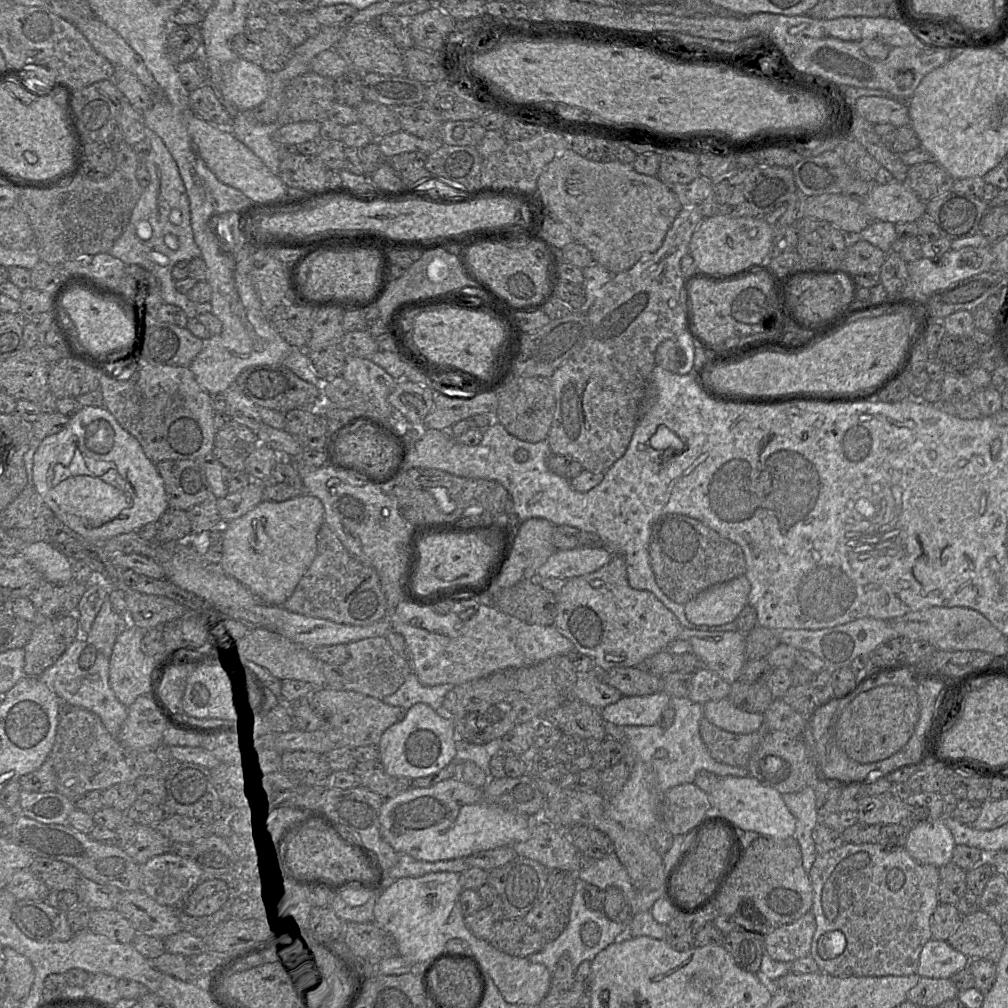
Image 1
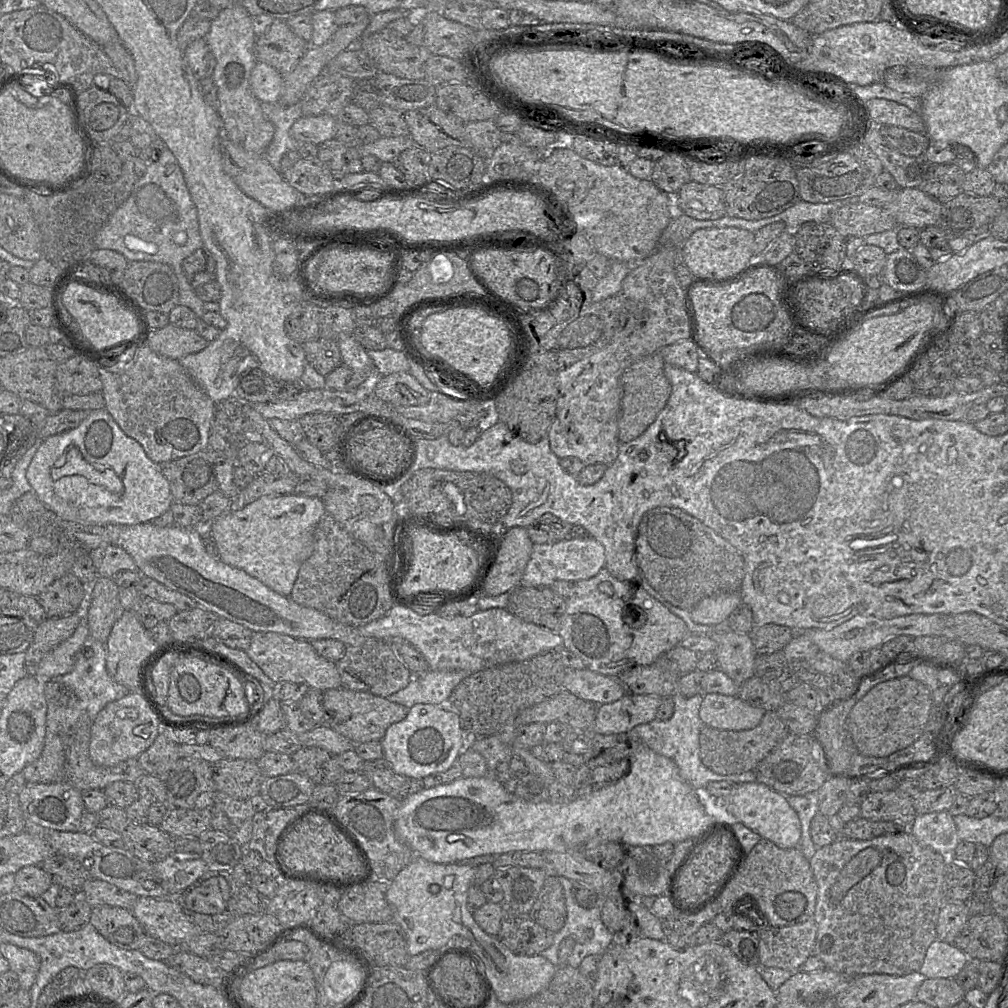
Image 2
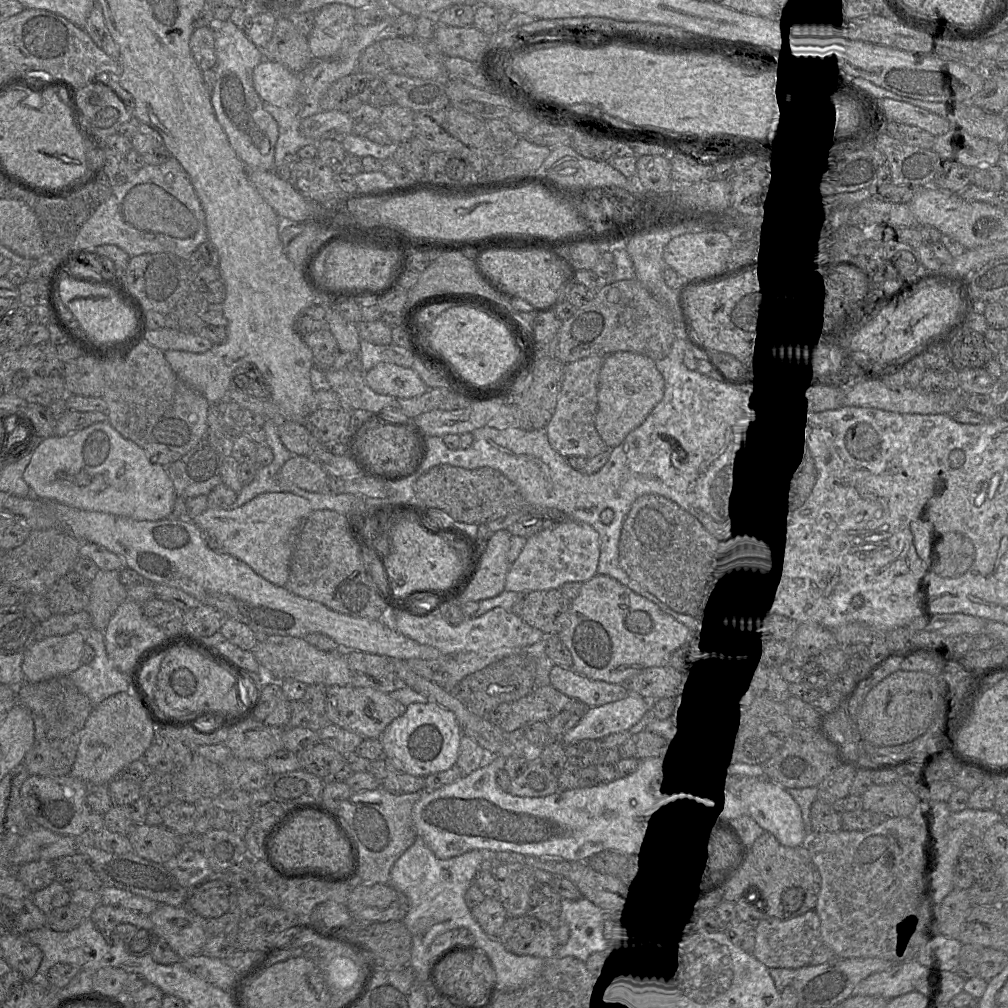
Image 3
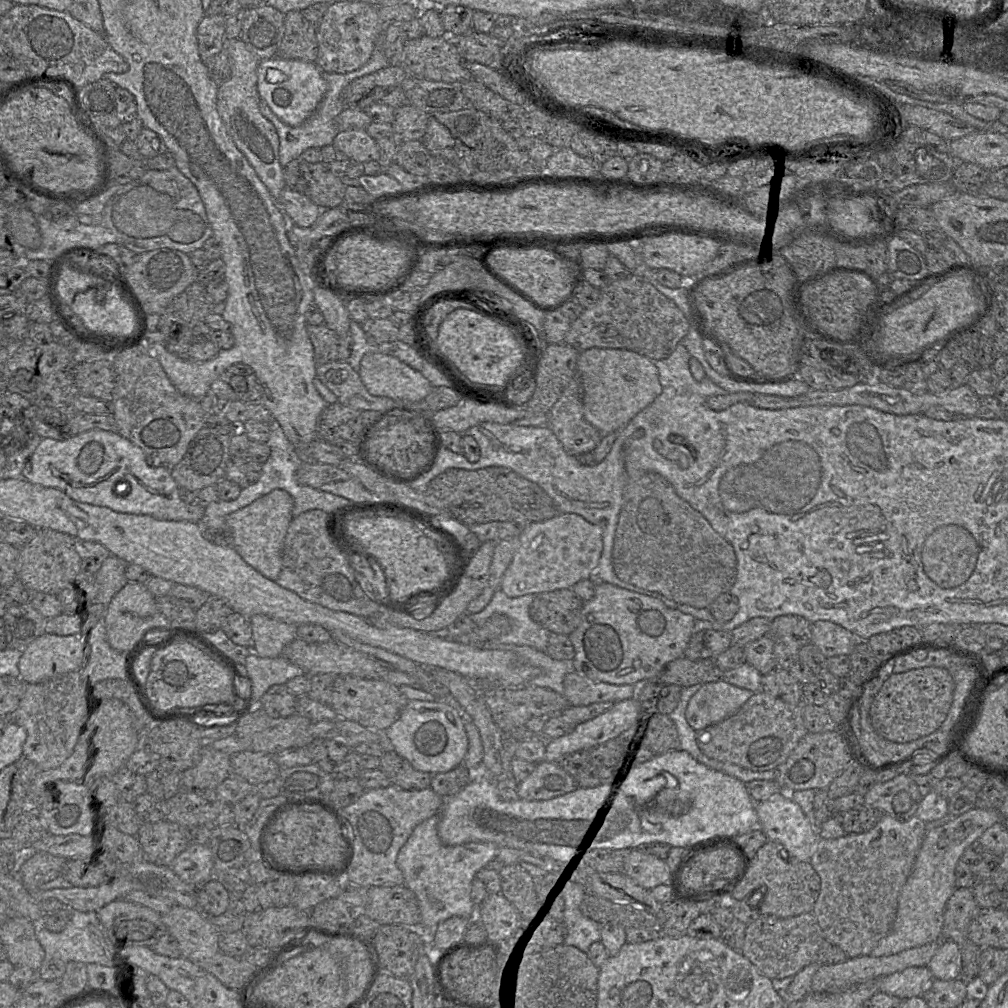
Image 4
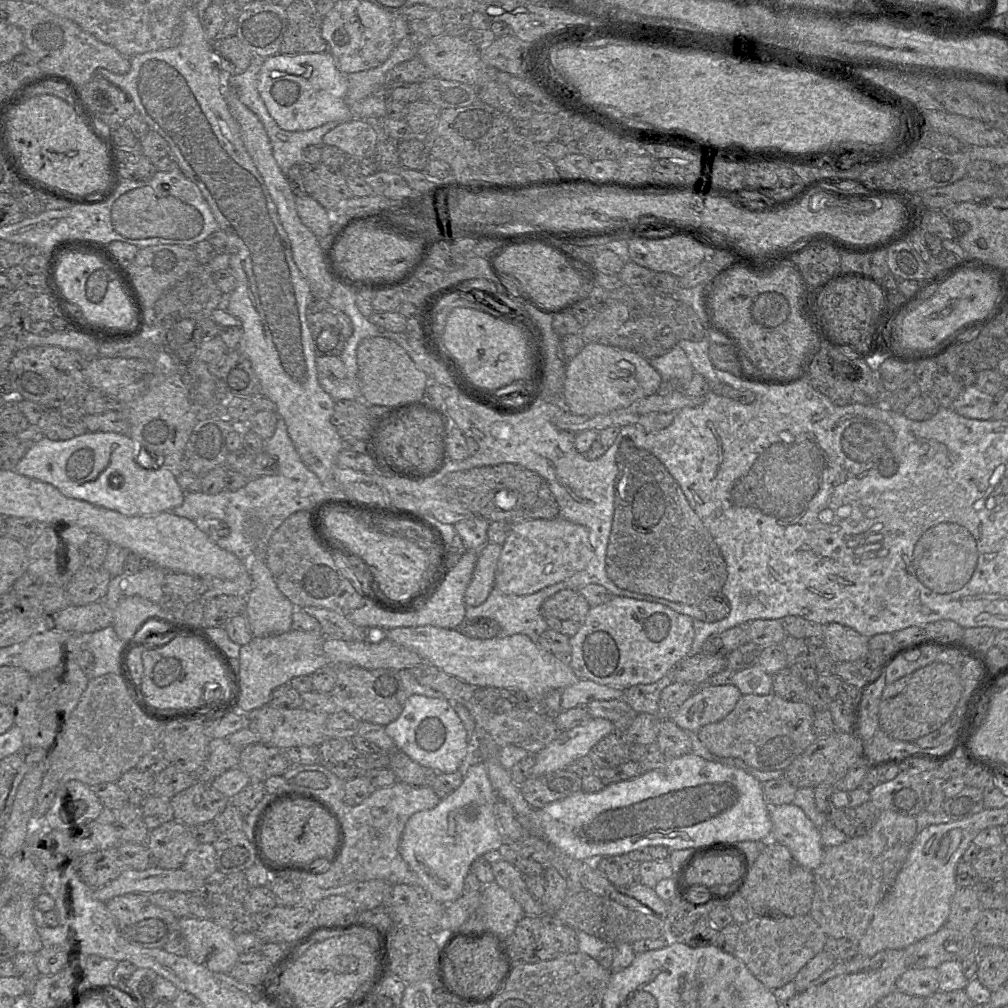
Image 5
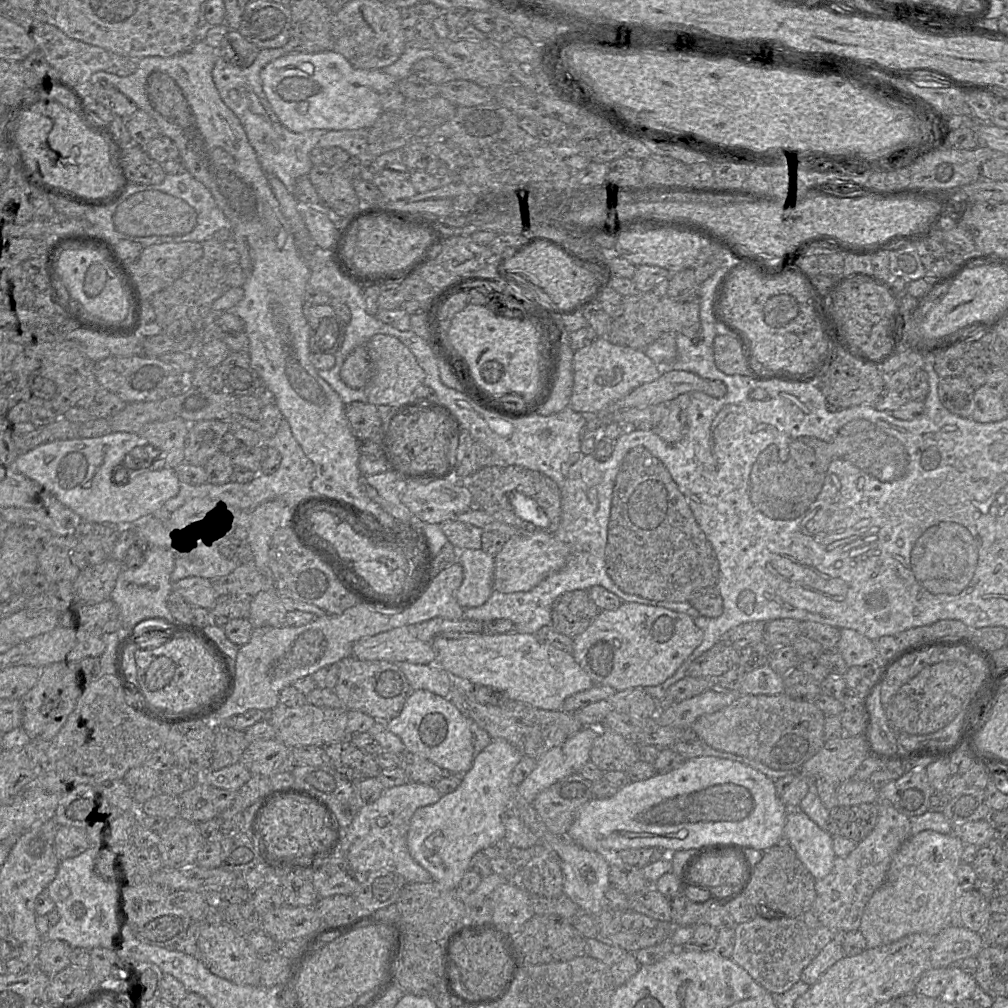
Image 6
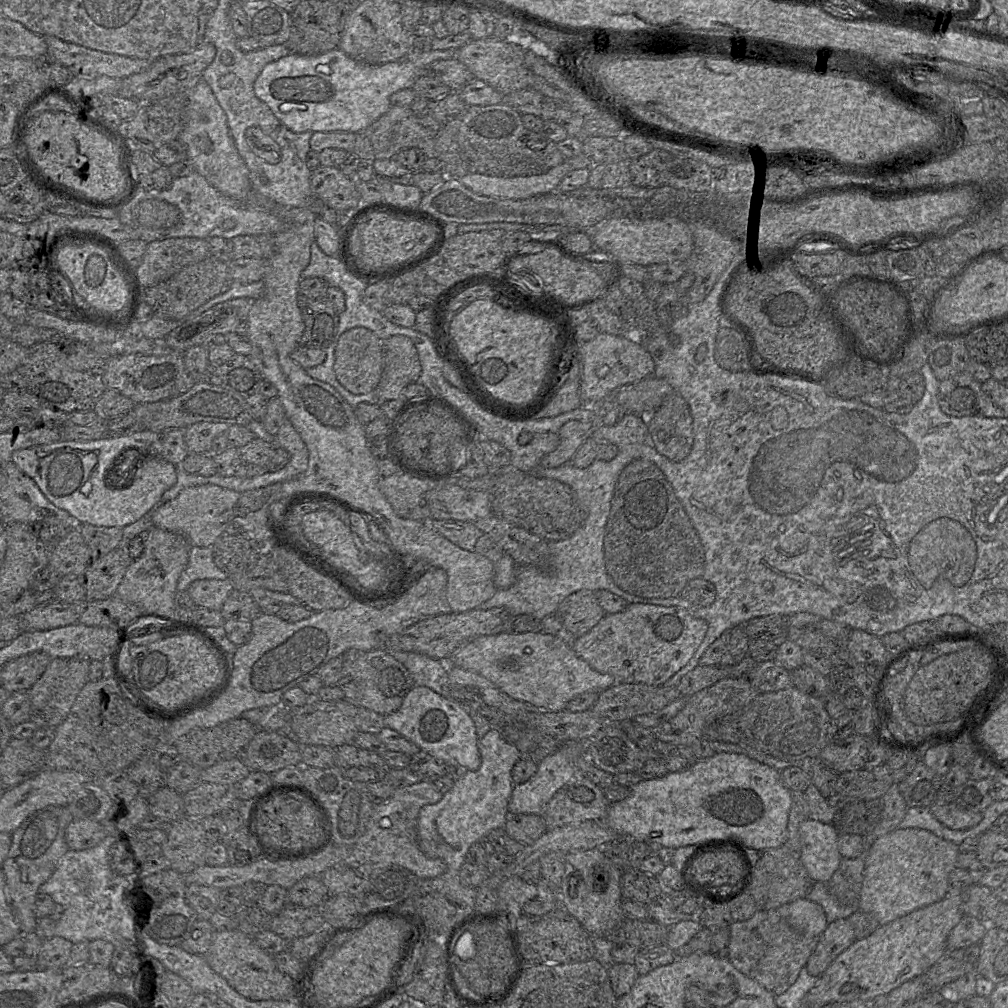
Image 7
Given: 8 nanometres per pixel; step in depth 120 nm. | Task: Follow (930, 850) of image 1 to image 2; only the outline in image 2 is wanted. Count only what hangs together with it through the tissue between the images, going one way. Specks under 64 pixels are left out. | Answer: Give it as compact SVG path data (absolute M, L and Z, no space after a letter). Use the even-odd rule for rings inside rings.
M948 811L917 814L908 828L920 844L948 858L960 841L954 818Z

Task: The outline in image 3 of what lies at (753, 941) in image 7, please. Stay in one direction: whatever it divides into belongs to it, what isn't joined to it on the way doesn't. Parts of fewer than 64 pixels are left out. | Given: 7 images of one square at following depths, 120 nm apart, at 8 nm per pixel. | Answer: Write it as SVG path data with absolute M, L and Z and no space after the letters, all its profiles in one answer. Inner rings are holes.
M815 910L787 921L762 919L755 928L752 955L767 969L800 969L811 965L813 951L821 942L820 921Z

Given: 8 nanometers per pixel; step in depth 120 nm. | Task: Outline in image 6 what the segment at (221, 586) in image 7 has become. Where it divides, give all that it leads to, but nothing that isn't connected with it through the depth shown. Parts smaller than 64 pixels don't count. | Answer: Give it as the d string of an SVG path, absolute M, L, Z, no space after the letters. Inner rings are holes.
M186 577L172 583L172 591L179 593L193 607L202 607L211 610L218 593L212 581L201 577Z

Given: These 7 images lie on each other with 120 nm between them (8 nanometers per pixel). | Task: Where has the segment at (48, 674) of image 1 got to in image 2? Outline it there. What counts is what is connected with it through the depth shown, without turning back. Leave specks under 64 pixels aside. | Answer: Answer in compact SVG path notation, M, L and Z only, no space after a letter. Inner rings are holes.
M88 637L84 646L92 648L93 656L87 659L82 655L80 650L76 655L76 663L73 670L56 679L60 679L75 693L93 720L108 703L121 699L129 690L114 681L108 674L106 670L105 644L103 642Z

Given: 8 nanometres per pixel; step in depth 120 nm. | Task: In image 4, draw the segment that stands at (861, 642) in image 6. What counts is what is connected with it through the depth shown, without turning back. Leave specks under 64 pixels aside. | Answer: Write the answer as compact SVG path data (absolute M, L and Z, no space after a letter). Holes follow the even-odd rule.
M831 621L811 623L811 639L813 644L826 657L850 655L856 645L856 635L846 628Z

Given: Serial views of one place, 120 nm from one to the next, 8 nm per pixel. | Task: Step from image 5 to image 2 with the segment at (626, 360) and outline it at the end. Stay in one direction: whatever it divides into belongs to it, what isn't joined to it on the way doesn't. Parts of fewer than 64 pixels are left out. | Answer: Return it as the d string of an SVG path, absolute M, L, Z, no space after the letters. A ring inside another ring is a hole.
M659 352L645 356L634 362L621 377L622 397L618 418L618 439L620 443L633 440L653 423L664 408L671 385L664 373L664 361Z

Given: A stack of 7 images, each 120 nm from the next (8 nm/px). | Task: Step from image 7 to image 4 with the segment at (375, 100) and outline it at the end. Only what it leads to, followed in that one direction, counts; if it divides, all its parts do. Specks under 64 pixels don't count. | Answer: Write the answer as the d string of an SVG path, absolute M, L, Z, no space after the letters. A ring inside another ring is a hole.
M273 57L260 60L257 68L258 94L271 111L285 124L297 127L315 111L327 90L327 82L316 62Z

